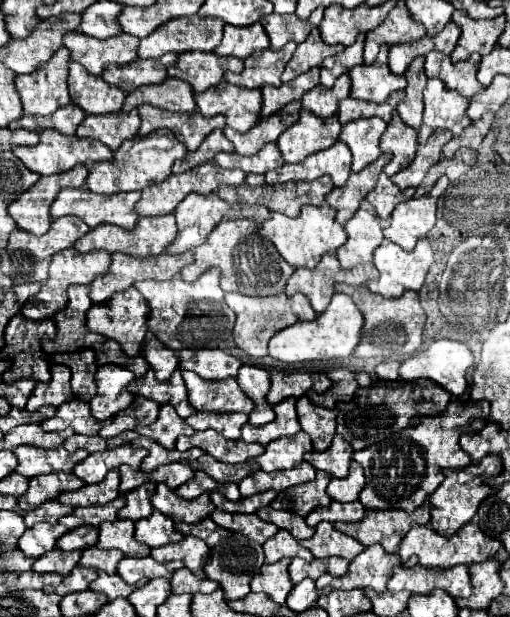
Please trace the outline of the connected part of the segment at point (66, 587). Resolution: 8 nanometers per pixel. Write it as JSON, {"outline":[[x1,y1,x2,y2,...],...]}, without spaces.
{"outline":[[75,566,73,572,63,578,61,586,53,586,53,592,65,596,65,594,73,594,73,592,79,592,79,590,87,590,89,582,93,582,95,578,97,578,97,570]]}

